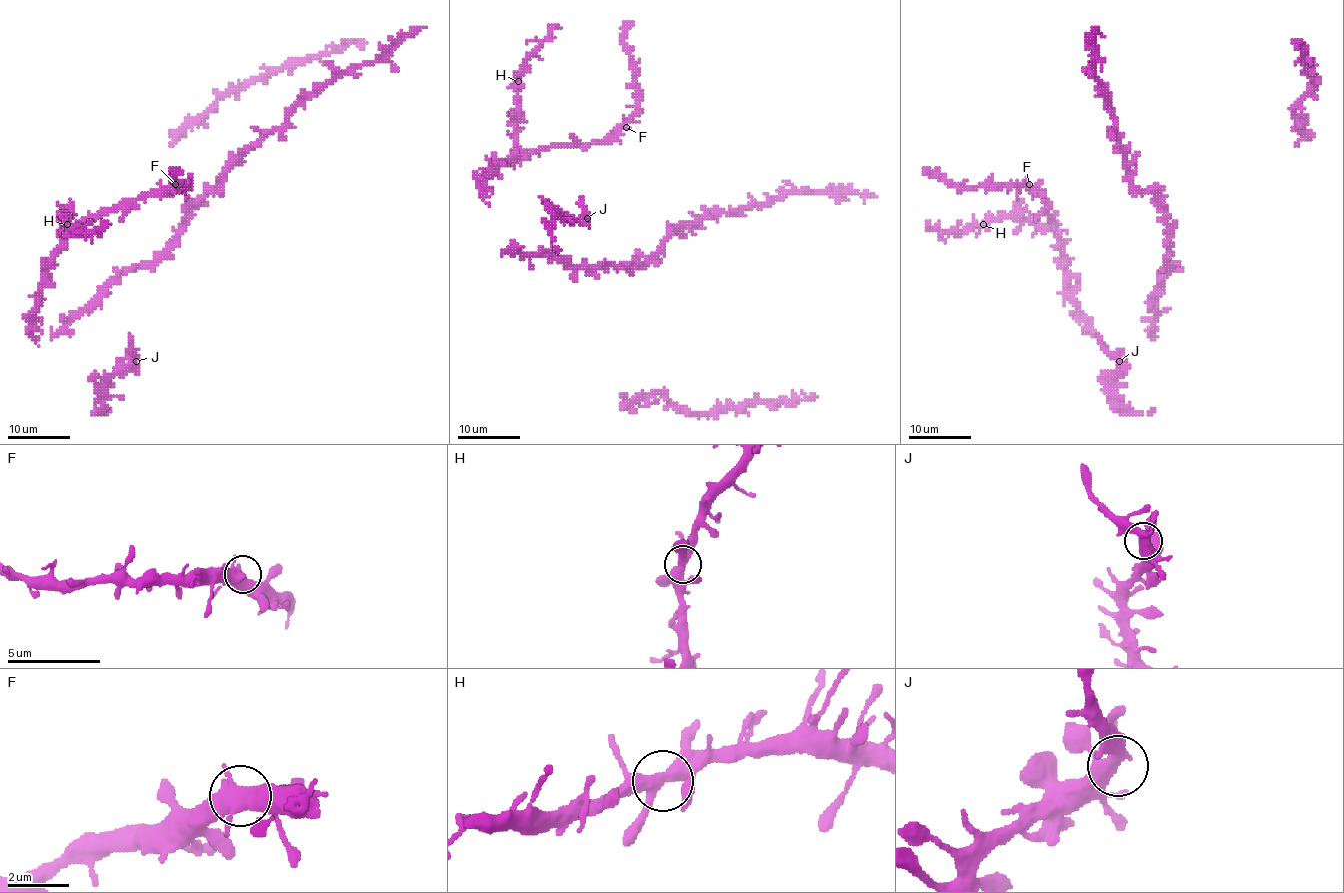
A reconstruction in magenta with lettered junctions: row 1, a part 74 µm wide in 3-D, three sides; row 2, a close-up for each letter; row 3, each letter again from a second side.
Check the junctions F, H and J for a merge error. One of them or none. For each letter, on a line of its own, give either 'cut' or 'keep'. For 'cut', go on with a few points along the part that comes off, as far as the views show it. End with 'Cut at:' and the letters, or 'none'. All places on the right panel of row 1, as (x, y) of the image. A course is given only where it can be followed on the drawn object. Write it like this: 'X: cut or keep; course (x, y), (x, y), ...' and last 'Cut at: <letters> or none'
F: keep
H: keep
J: keep
Cut at: none

